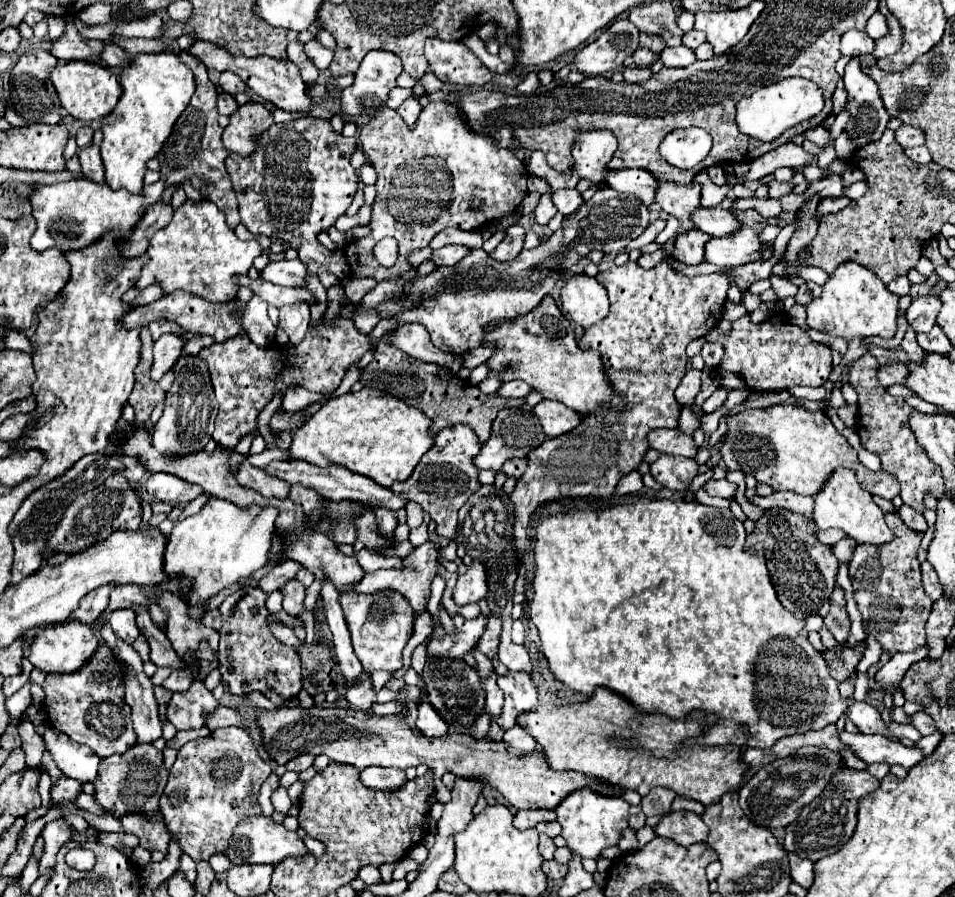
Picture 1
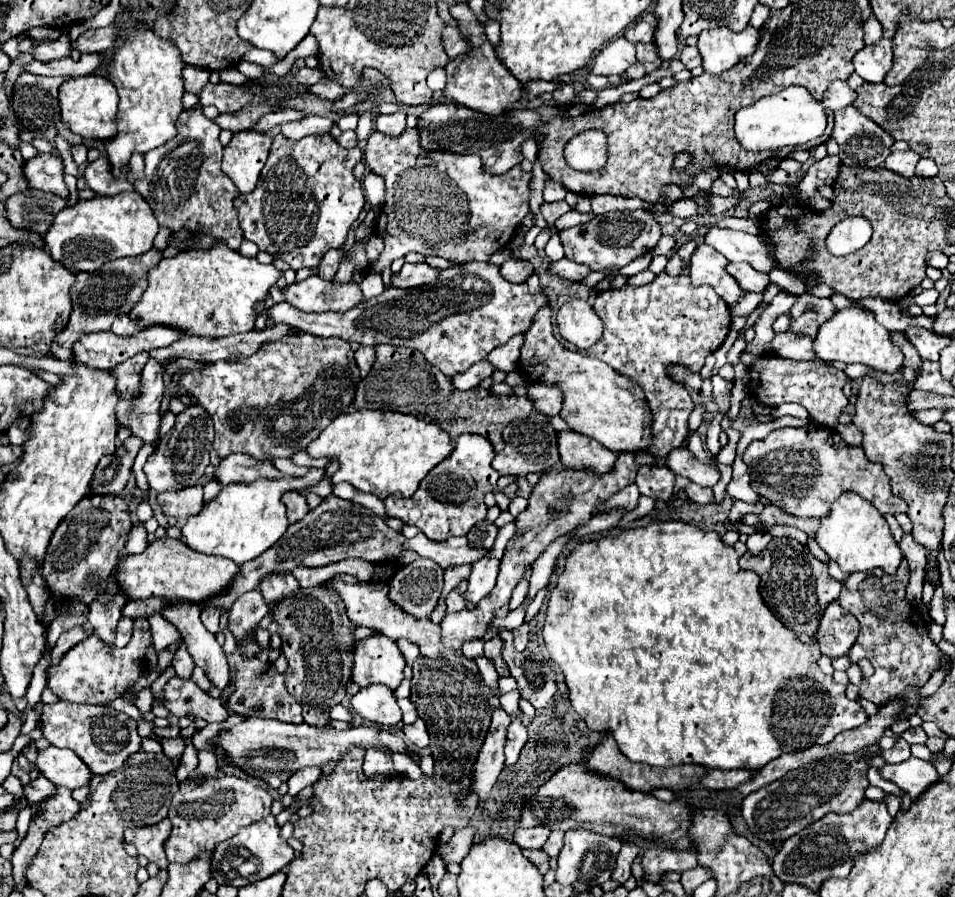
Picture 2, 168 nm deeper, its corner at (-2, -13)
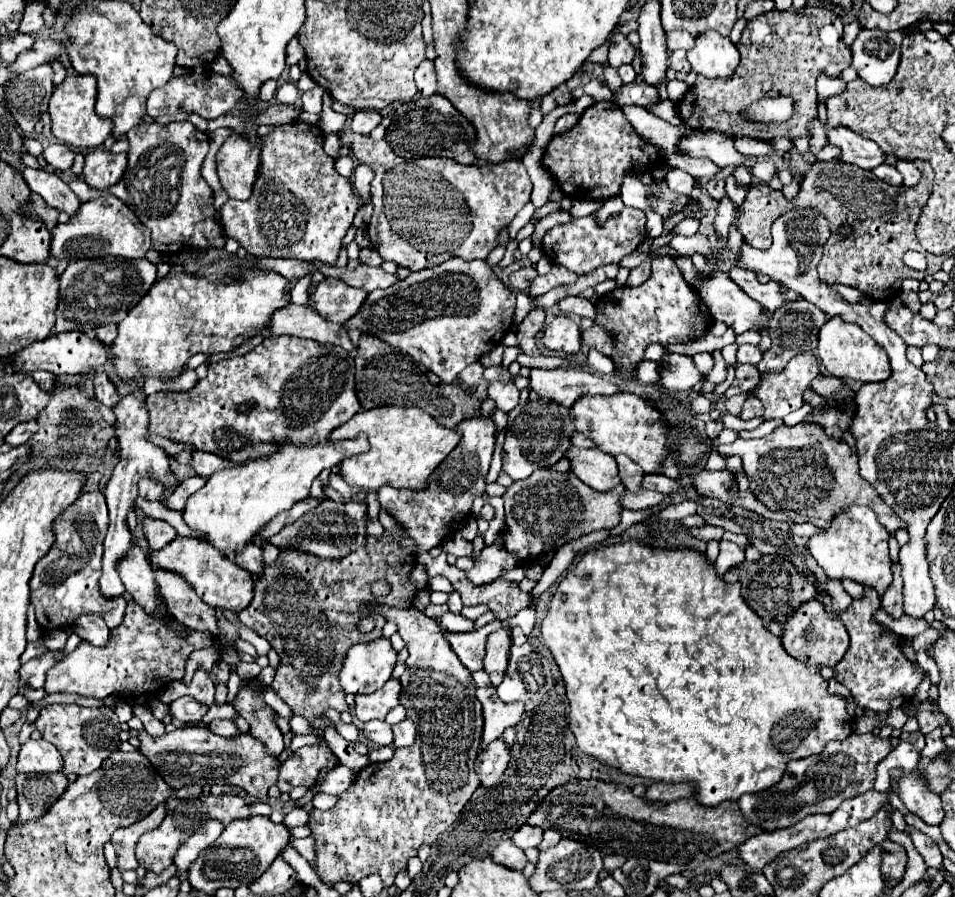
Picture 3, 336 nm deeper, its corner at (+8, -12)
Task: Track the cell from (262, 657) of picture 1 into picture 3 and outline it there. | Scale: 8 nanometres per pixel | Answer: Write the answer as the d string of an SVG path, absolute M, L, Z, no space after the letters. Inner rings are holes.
M246 683L240 687L236 699L230 705L236 709L238 715L242 715L248 721L252 735L264 739L268 751L276 751L276 755L280 755L284 749L284 737L280 727L276 725L278 713L270 705L266 705L264 691L266 689L262 685L252 689Z

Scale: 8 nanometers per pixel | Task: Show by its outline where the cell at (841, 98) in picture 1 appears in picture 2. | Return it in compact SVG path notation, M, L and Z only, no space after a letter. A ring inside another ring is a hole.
M834 82L824 92L822 106L830 108L830 110L840 110L840 108L850 106L854 102L854 98L856 98L856 92L846 82Z

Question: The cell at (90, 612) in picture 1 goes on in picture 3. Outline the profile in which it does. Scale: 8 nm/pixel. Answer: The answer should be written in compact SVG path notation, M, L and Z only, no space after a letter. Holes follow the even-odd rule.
M46 651L44 655L28 661L26 665L20 667L20 679L24 679L24 683L28 683L34 689L44 687L46 671L58 661L58 655L60 655L60 651Z

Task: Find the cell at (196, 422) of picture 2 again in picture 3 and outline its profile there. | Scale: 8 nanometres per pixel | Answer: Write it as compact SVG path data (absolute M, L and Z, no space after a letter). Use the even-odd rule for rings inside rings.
M144 477L144 479L140 479L140 483L138 483L138 493L140 493L140 497L144 497L144 499L148 499L148 501L158 501L164 493L166 493L166 485L162 483L162 481L158 481L158 479L150 479L150 477Z

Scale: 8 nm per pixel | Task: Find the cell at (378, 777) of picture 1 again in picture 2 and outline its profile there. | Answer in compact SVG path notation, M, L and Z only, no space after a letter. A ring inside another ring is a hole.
M368 748L366 750L366 760L364 760L364 772L366 776L374 776L374 774L384 774L384 776L394 776L394 764L392 758L380 750Z

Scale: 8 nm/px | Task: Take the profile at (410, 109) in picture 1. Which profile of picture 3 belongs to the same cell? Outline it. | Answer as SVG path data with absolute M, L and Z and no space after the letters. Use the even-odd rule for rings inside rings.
M356 111L352 117L350 129L360 135L370 135L370 131L376 129L380 121L382 121L382 115L378 111Z

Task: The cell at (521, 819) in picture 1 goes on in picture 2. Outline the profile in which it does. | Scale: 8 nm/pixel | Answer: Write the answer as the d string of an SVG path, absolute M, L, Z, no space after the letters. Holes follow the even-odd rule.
M542 826L518 828L514 832L514 842L520 848L542 848L544 842L548 840L548 834L550 834L550 828L542 828Z

